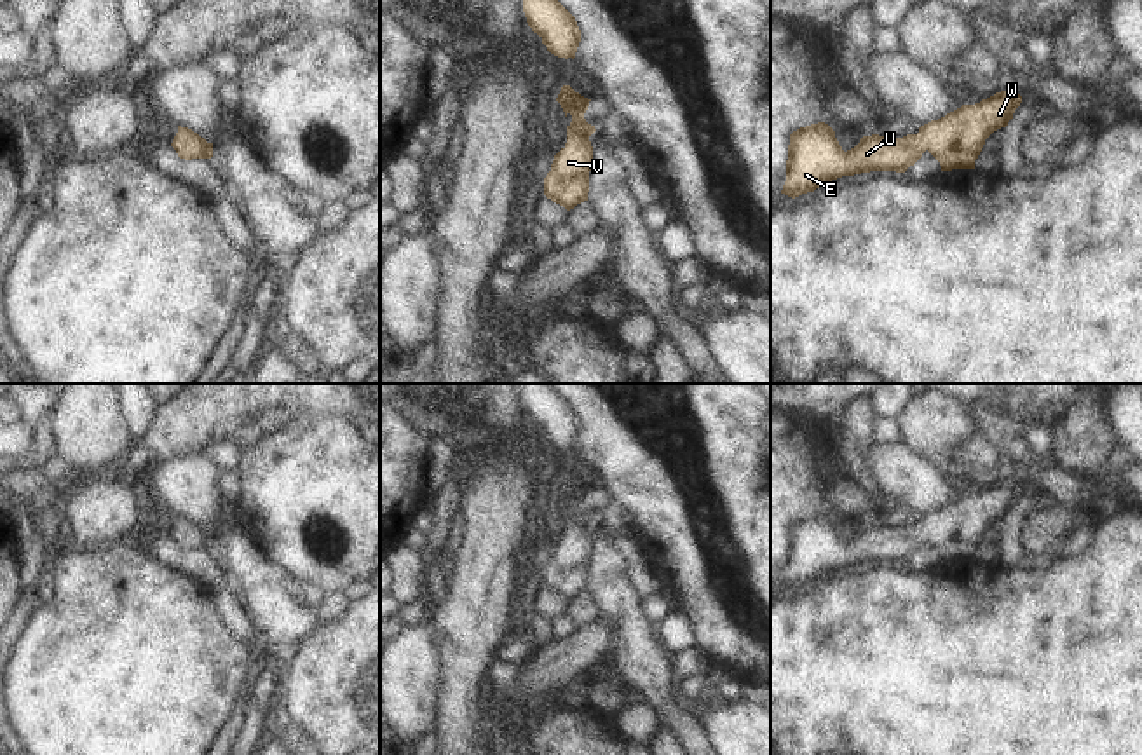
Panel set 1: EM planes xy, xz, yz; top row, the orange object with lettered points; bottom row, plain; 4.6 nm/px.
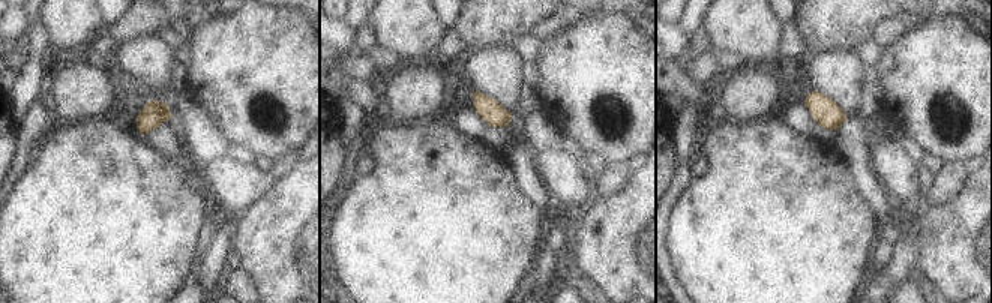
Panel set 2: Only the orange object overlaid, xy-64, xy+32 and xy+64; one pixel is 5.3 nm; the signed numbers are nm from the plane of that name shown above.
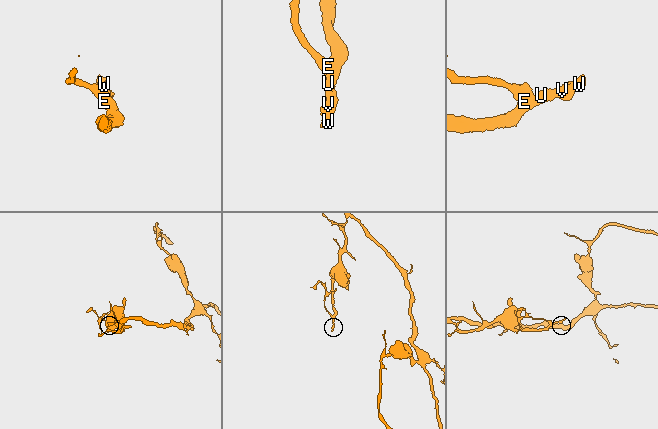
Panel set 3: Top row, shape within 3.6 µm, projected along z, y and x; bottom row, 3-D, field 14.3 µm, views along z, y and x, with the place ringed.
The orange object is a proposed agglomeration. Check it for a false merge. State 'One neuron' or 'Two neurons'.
One neuron

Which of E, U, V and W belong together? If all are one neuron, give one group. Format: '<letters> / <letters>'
E U V W

